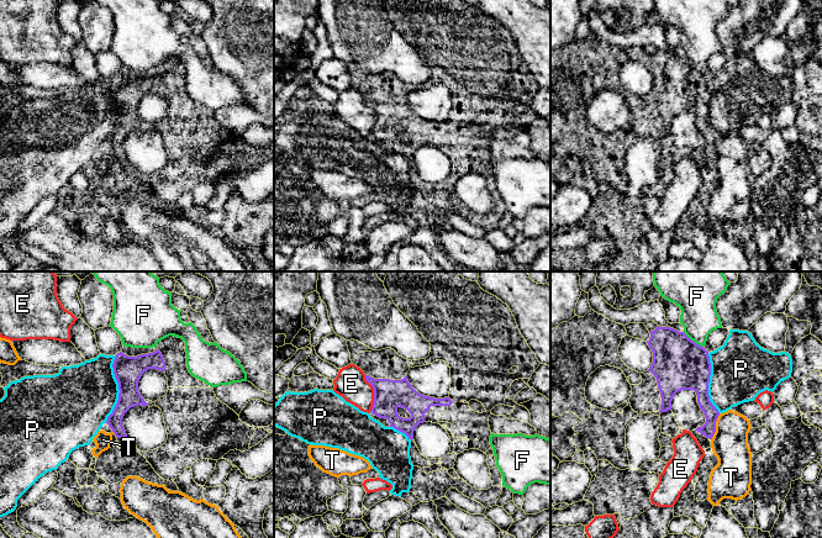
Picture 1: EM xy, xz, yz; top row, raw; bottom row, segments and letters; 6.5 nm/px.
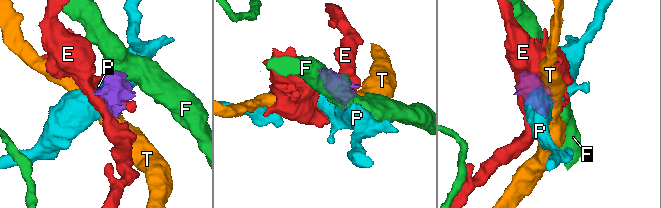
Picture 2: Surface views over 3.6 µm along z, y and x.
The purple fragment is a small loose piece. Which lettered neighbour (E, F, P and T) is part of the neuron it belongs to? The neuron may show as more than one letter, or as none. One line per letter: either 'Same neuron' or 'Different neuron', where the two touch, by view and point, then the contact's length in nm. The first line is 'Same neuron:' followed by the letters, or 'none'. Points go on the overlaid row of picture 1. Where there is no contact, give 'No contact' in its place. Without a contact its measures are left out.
Same neuron: none
E: Different neuron. Touches purple at xz (374, 394). Shared border 240 nm
F: Different neuron. Touches purple at yz (693, 341). Shared border 170 nm
P: Different neuron. Touches purple at xy (119, 389). Shared border 440 nm
T: Different neuron. Touches purple at yz (715, 427). Shared border 190 nm

